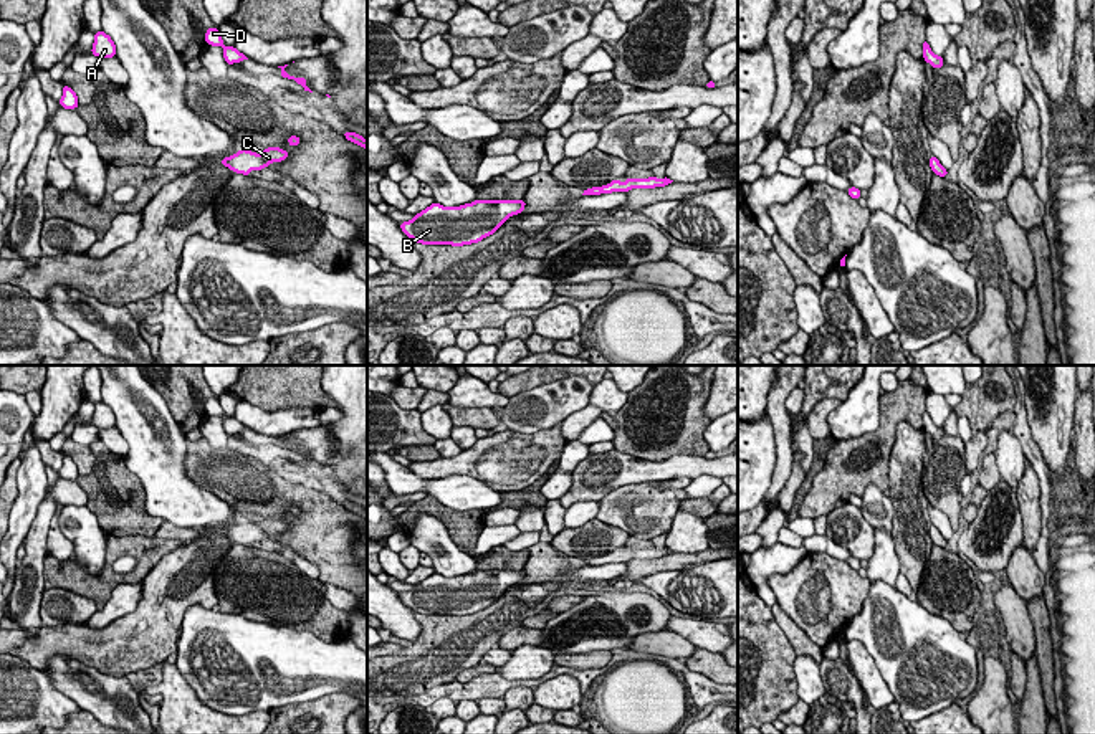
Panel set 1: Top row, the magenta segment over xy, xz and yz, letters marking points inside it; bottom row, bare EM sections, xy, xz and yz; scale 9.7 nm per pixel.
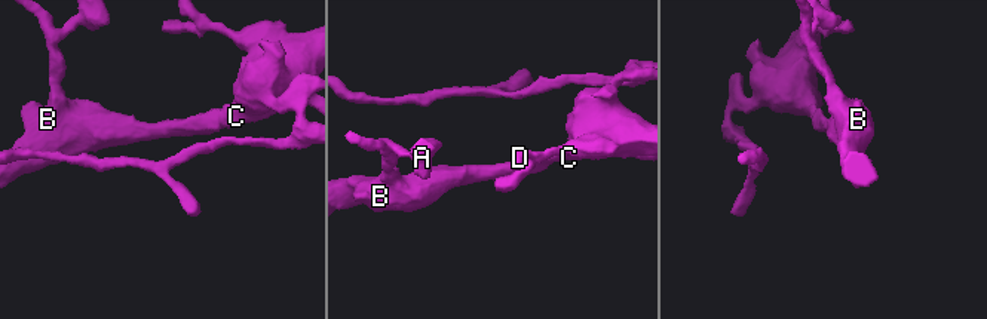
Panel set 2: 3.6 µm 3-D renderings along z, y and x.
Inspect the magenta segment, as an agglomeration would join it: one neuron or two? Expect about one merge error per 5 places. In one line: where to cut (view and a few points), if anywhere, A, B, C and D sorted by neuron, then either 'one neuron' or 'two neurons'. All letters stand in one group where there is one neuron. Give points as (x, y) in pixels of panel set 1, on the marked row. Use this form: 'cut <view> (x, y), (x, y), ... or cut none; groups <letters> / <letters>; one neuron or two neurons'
cut none; groups A B C D; one neuron

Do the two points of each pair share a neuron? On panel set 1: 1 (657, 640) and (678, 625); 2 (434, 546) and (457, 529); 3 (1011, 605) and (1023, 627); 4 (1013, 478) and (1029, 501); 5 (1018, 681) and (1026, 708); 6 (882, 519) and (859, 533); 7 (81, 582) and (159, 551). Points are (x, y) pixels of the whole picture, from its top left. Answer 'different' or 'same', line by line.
1: different
2: different
3: same
4: different
5: different
6: different
7: same

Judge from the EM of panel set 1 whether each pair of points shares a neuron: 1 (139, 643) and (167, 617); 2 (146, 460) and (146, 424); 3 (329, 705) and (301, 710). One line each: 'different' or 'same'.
1: same
2: same
3: same

